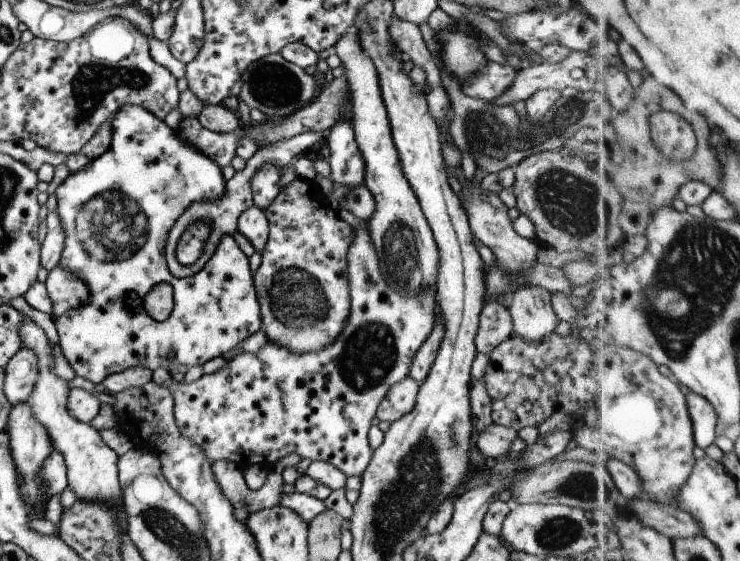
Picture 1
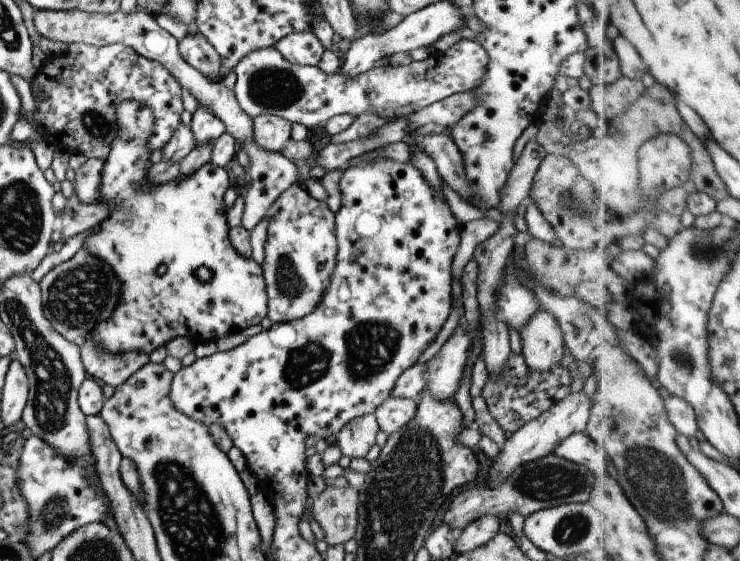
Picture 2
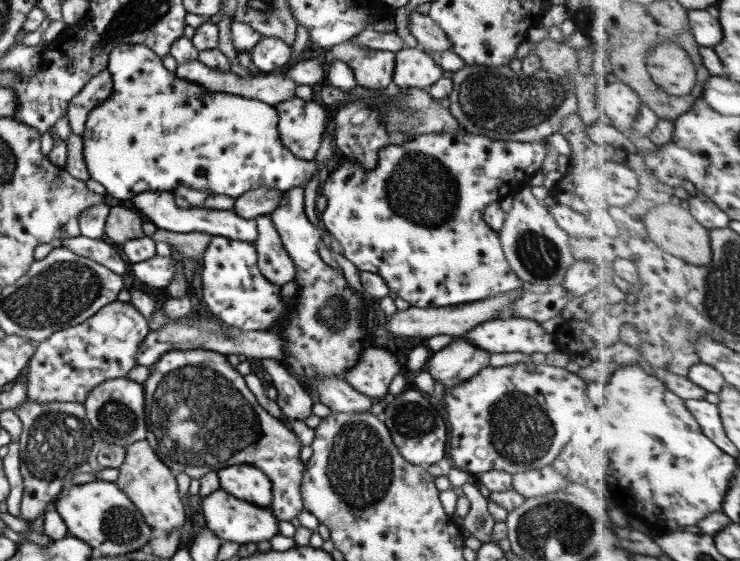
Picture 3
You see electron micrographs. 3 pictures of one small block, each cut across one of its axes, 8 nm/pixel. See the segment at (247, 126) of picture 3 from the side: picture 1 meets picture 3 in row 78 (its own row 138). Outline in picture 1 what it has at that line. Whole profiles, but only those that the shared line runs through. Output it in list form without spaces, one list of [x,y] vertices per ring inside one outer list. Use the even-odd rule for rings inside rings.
[[[120,106],[111,120],[109,146],[83,168],[70,172],[54,191],[55,212],[64,231],[58,264],[75,279],[81,280],[89,291],[85,304],[54,318],[57,346],[74,376],[86,378],[98,388],[106,376],[129,367],[142,366],[151,372],[161,367],[174,373],[179,364],[201,366],[207,360],[229,352],[260,328],[260,308],[248,258],[233,237],[222,237],[204,268],[190,277],[173,277],[164,259],[166,238],[176,218],[189,204],[201,199],[213,200],[224,191],[221,167],[189,141],[184,142],[178,127],[173,132],[162,120],[141,107]],[[159,283],[172,286],[172,312],[162,323],[155,322],[141,304],[147,292]],[[167,352],[173,352],[172,359],[167,358]]]

